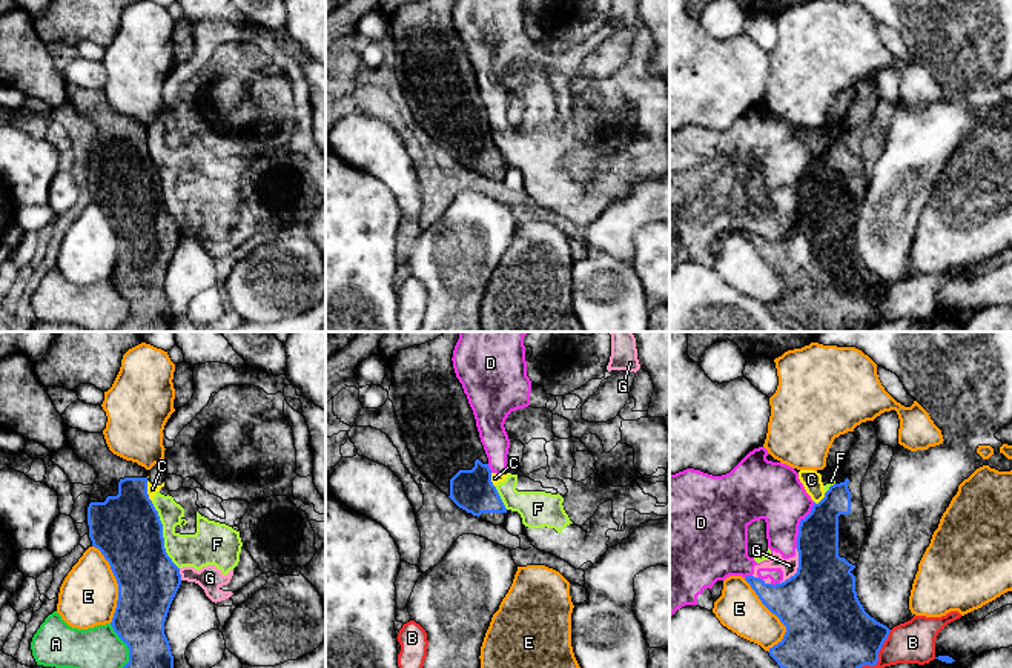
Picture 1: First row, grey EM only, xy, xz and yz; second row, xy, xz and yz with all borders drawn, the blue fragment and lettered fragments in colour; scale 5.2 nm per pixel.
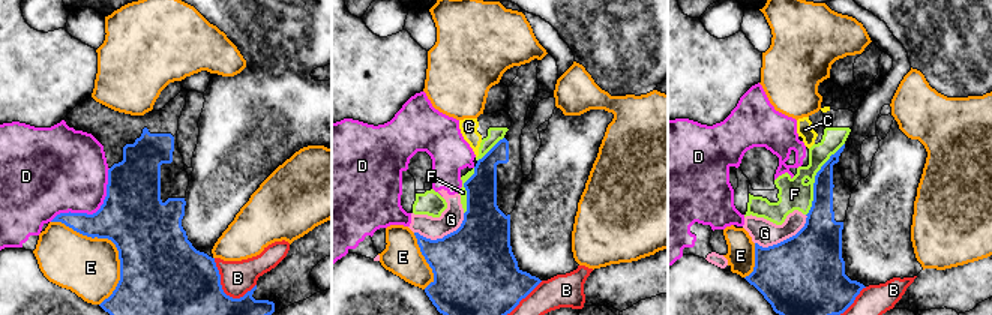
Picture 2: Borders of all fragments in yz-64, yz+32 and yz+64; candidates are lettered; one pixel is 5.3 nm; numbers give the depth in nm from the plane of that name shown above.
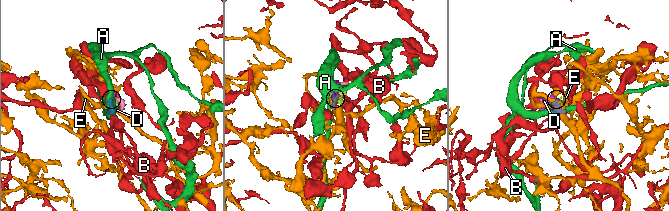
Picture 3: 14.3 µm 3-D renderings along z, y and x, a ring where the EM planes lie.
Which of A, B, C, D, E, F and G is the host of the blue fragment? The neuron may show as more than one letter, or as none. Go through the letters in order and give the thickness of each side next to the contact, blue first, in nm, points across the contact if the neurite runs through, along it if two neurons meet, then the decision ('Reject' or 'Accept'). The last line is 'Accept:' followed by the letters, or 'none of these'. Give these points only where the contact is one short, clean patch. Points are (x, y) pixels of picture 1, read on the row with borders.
A: Thickness 280 nm (blue) against 220 nm. Reject
B: Thickness 380 nm (blue) against 220 nm. Reject
C: Thickness 360 nm (blue) against 50 nm. Boundary: xy (146, 481), (146, 493), (151, 501). Reject
D: Thickness 240 nm (blue) against 300 nm. Reject
E: Thickness 340 nm (blue) against 300 nm. Reject
F: Thickness 360 nm (blue) against 190 nm. Reject
G: Thickness 420 nm (blue) against 80 nm. Reject
Accept: none of these

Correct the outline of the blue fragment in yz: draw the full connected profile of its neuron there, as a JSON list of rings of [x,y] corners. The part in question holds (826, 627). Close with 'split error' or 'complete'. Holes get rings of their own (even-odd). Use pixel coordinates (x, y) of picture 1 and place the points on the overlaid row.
[[[875,419],[857,425],[854,435],[848,456],[837,467],[835,484],[800,521],[797,573],[776,585],[754,576],[745,577],[762,604],[786,627],[783,639],[768,651],[780,668],[874,666],[891,631],[865,611],[855,591],[855,565],[868,533],[862,482],[880,444]]]; split error

